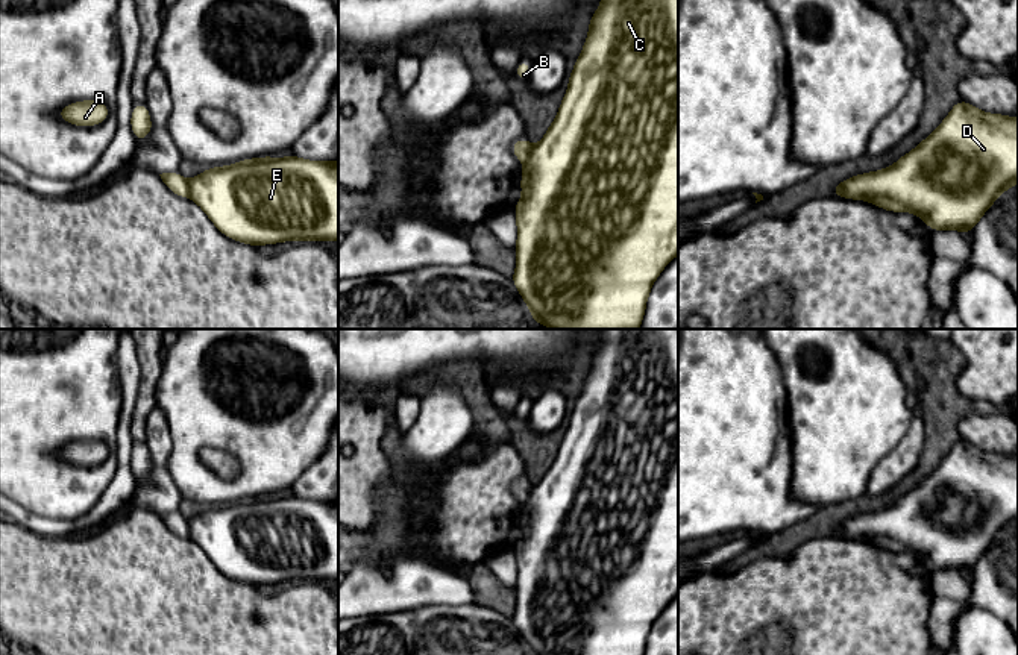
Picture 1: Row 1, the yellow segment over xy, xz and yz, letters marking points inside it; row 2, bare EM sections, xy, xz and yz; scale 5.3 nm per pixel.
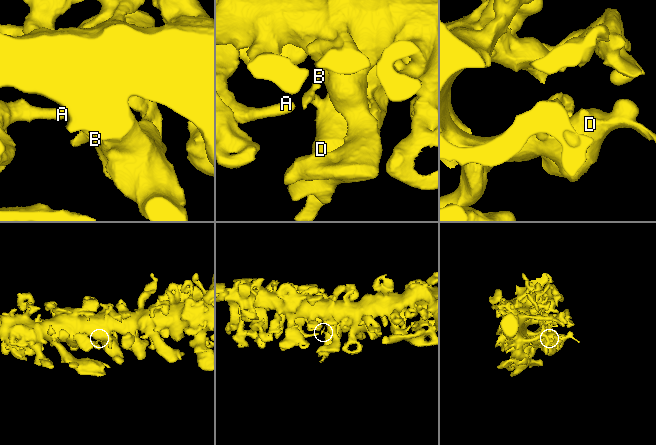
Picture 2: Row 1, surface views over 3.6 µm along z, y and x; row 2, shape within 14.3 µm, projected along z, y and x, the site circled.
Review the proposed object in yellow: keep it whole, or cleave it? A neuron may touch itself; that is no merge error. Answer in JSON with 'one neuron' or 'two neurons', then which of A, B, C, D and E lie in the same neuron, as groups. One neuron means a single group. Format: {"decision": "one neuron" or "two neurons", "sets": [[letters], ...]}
{"decision": "two neurons", "sets": [["A", "C", "D", "E"], ["B"]]}

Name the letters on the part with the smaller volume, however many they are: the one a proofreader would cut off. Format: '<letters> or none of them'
B

